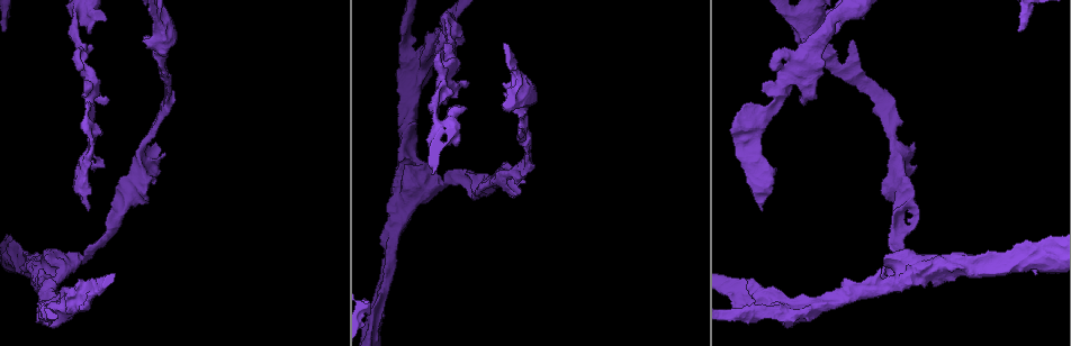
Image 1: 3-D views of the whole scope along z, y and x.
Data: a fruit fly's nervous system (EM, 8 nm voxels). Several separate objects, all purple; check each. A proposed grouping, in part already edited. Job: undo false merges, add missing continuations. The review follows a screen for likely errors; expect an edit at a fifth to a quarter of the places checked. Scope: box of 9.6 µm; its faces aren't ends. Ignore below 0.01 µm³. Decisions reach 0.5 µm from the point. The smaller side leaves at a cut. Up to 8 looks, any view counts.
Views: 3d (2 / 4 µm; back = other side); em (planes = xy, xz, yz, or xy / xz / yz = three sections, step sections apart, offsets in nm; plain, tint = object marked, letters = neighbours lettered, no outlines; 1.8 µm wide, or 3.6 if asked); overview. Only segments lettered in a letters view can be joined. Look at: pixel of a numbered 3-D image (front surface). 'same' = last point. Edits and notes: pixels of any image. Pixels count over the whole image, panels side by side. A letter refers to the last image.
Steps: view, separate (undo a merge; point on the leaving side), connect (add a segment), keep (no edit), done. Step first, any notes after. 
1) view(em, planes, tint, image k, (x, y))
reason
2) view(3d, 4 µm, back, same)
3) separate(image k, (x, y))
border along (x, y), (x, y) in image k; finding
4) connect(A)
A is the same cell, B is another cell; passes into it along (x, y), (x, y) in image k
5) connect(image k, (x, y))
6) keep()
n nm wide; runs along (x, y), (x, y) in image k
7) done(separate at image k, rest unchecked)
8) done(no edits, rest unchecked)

view(3d, 4 µm, back, image 1, (407, 158))
abrupt turn

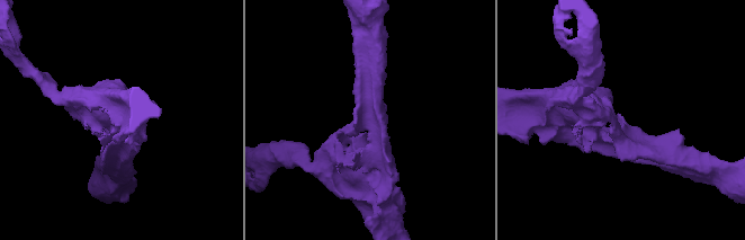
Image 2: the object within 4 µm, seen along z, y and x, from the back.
view(em, 3.6 µm, xy, step 16, tint, image 2, (624, 141))

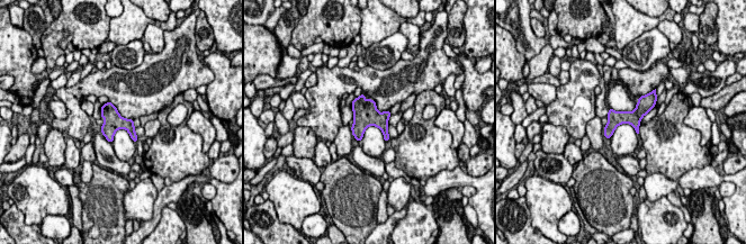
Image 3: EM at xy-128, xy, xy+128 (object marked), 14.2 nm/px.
view(em, 3.6 µm, planes, letters, same)

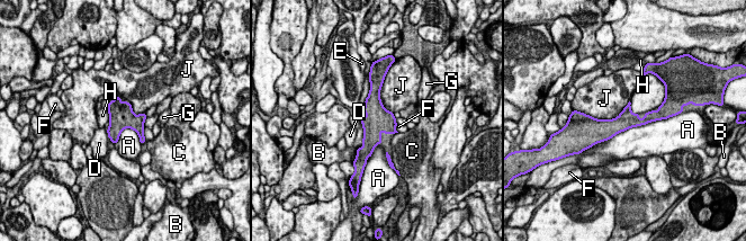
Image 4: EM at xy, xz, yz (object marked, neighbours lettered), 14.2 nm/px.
keep()
A, B, C, D, E, F, G, H and J are other cells; border along (667, 117), (631, 126), (596, 143) in image 4; one neuron here

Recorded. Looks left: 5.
view(em, planes, tint, image 1, (512, 170))
sudden change in width

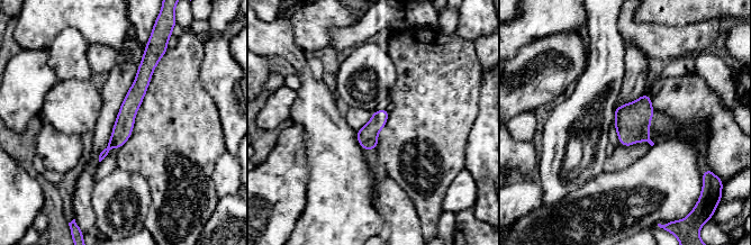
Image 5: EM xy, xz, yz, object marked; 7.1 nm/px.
view(em, planes, letters, same)
what lies round it

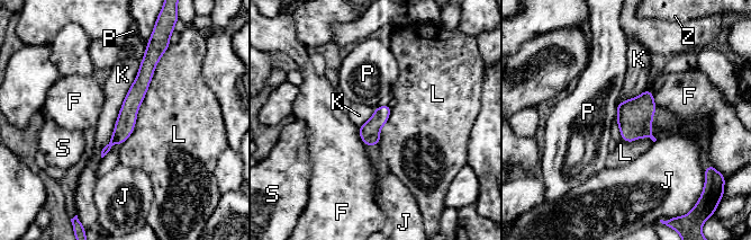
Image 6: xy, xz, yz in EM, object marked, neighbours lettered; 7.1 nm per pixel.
keep()
F, J, K, L, P, S and Z are other cells; runs along (147, 56), (124, 129), (114, 140) in image 6; continuous, no second neuron

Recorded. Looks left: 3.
view(3d, 2 µm, image 1, (765, 303))
thick turns thin

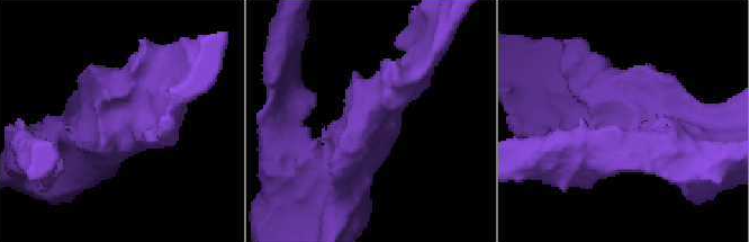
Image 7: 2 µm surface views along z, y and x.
view(em, planes, tint, image 7, (613, 125))
need the tissue

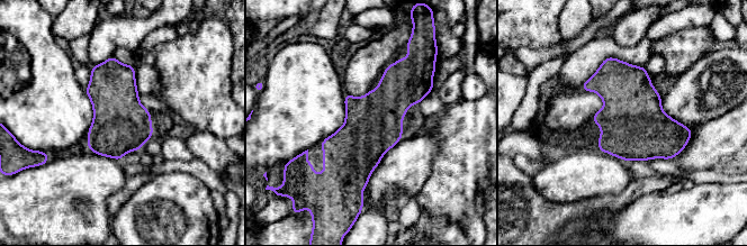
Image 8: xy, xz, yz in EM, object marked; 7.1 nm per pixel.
view(em, planes, letters, same)

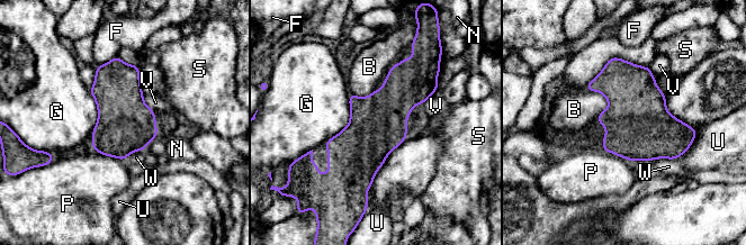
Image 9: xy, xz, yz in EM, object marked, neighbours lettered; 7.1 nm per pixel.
keep()
400 nm wide; B, F, G, N, P, S, U, V and W are other cells; all the same neuron

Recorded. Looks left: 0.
done(no edits, rest unchecked)

